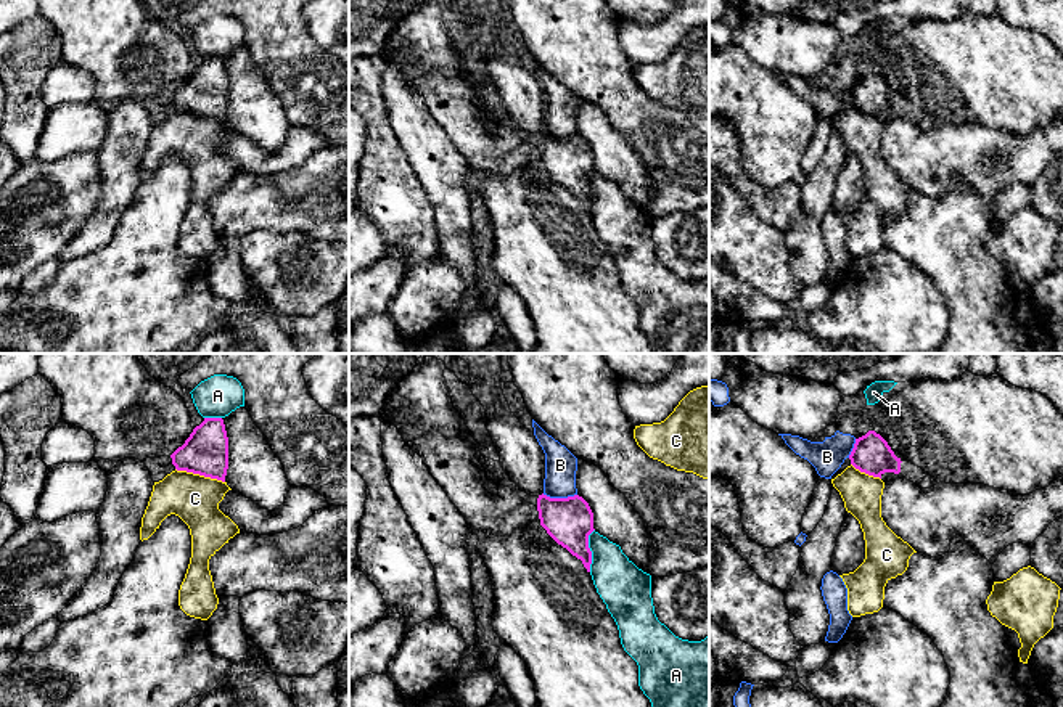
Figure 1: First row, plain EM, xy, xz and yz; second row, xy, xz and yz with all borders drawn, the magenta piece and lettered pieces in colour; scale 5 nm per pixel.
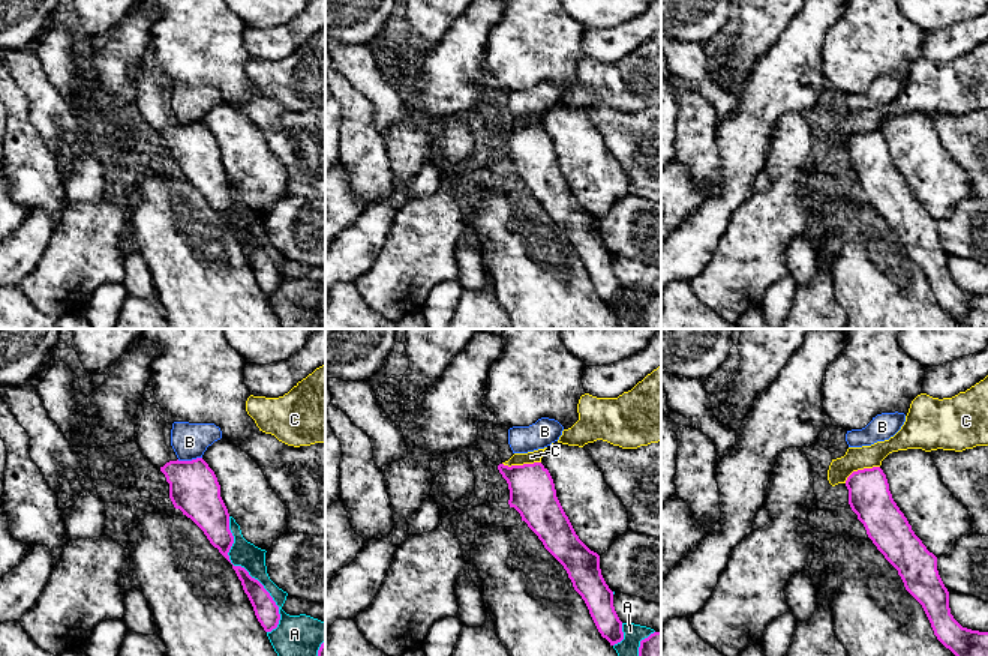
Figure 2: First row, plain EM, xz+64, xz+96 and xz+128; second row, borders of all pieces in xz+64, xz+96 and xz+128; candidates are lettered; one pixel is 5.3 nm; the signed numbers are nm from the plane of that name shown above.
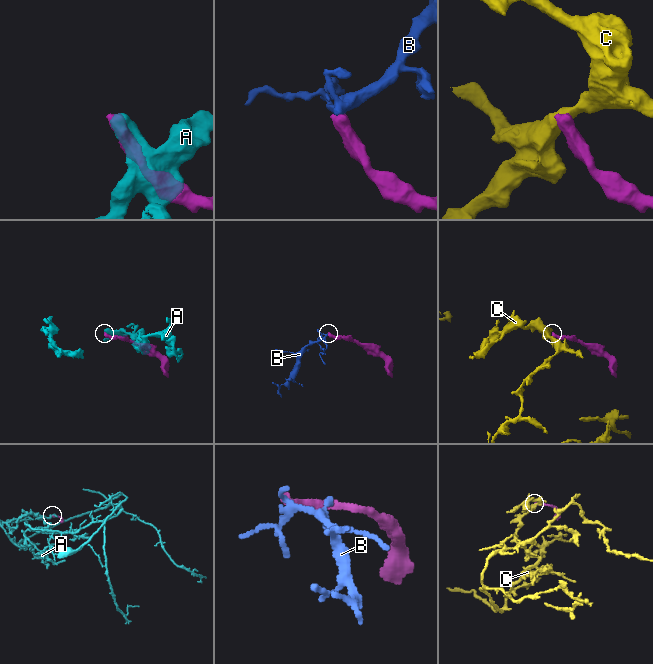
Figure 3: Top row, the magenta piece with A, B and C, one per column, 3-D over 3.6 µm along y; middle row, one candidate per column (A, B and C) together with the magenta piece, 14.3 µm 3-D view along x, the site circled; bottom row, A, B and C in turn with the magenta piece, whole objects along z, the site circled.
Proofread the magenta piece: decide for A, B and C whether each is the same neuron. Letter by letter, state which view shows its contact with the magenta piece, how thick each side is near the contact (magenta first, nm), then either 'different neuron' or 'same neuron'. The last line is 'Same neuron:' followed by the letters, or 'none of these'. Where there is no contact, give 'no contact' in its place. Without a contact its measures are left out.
A: meets magenta in xz; 240 nm thick on the magenta side, 240 nm on the other; different neuron
B: meets magenta in xz; 240 nm thick on the magenta side, 160 nm on the other; different neuron
C: meets magenta in xy; 220 nm thick on the magenta side, 240 nm on the other; different neuron
Same neuron: none of these

